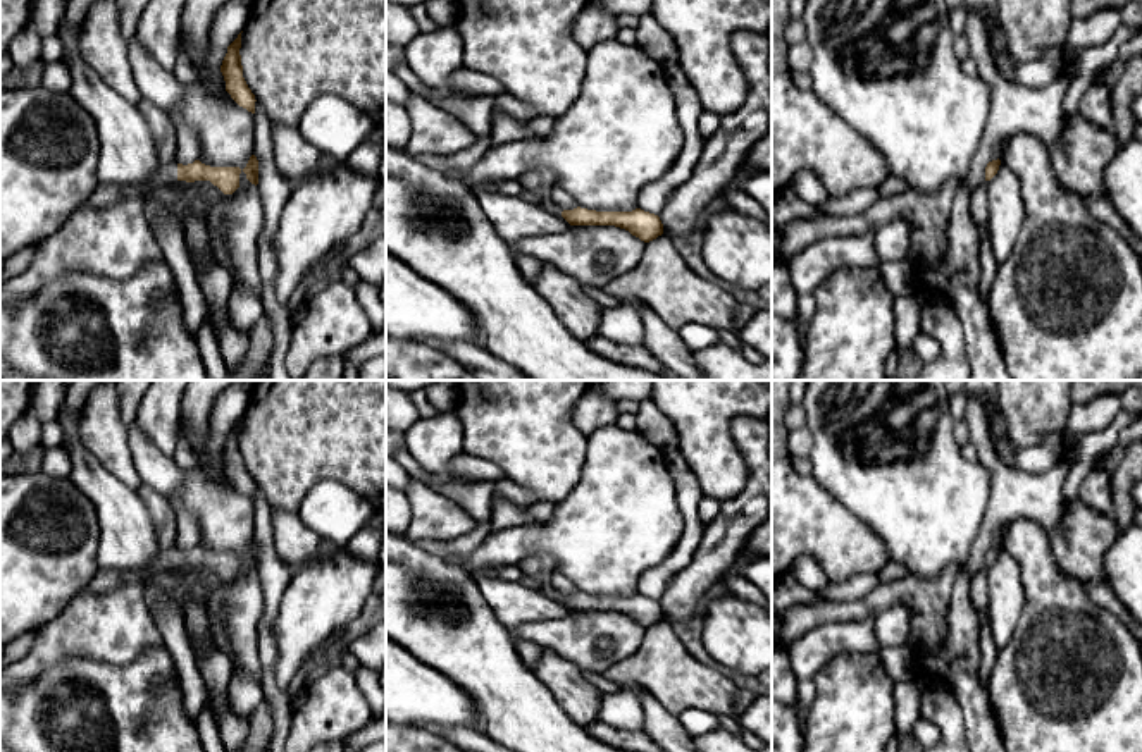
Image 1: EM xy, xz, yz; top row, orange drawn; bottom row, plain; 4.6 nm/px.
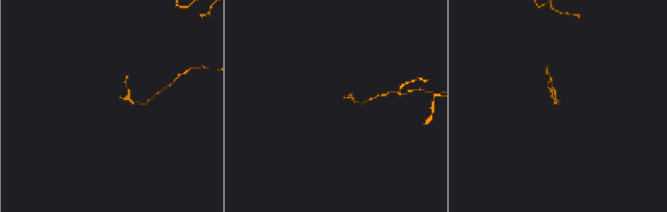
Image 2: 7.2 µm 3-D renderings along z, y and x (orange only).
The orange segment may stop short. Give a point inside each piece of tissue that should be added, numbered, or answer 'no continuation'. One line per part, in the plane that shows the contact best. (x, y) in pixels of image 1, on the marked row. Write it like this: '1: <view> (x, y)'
1: xy (167, 172)

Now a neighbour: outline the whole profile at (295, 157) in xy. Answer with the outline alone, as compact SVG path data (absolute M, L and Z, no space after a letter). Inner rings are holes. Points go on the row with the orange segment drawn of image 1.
M272 124L272 141L281 174L301 181L317 174L320 153L301 136L298 126Z

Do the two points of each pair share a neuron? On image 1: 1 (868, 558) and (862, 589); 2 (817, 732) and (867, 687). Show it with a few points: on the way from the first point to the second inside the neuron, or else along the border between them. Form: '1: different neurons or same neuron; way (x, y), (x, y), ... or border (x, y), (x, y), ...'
1: different neurons; border (877, 572), (860, 572), (839, 582), (827, 582)
2: same neuron; way (829, 725), (855, 699)

